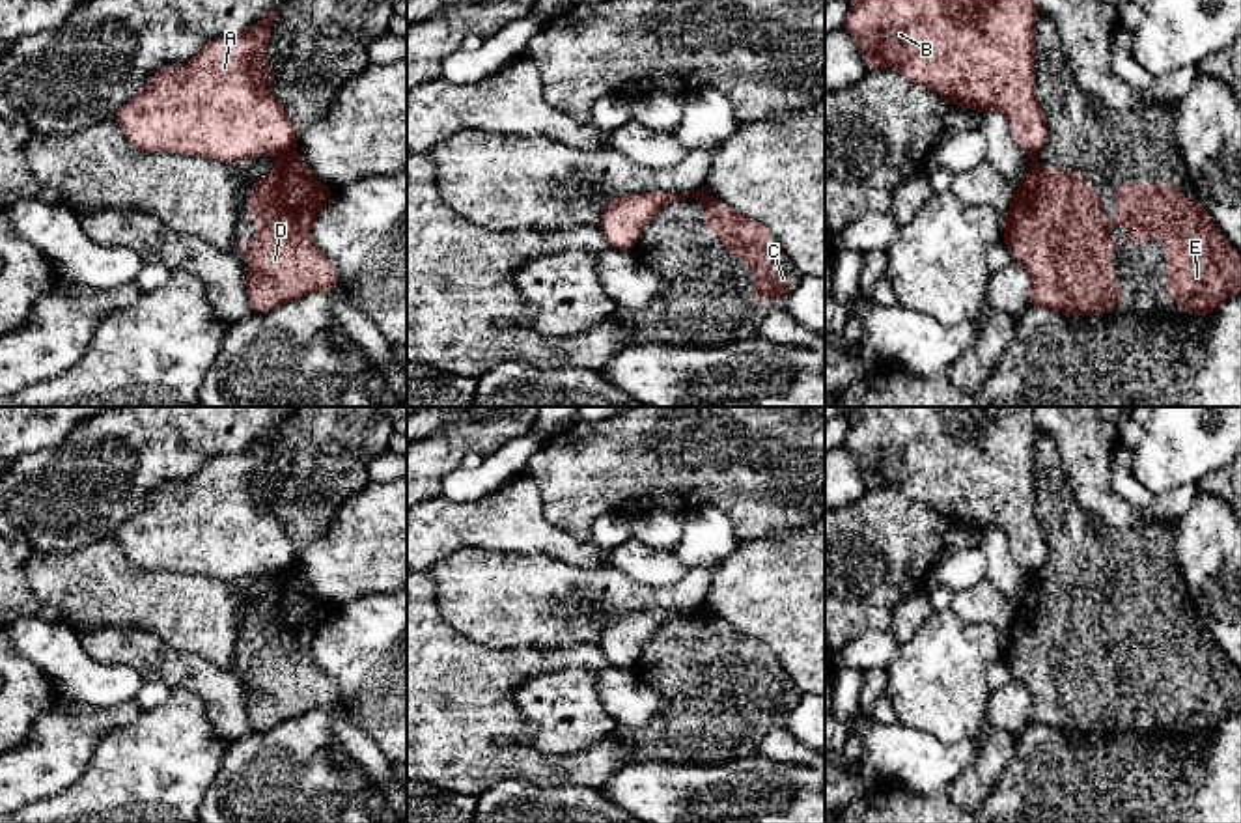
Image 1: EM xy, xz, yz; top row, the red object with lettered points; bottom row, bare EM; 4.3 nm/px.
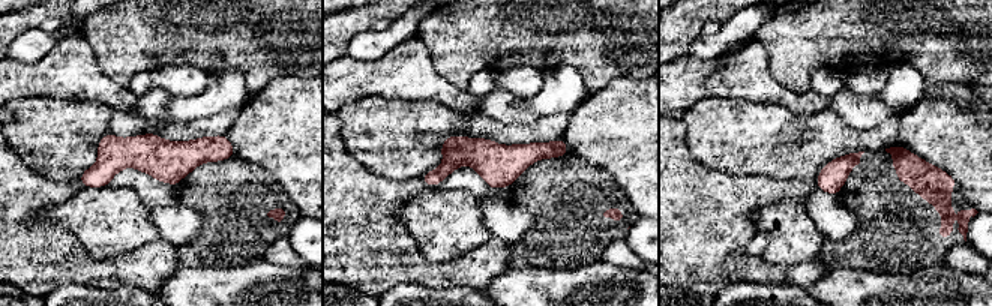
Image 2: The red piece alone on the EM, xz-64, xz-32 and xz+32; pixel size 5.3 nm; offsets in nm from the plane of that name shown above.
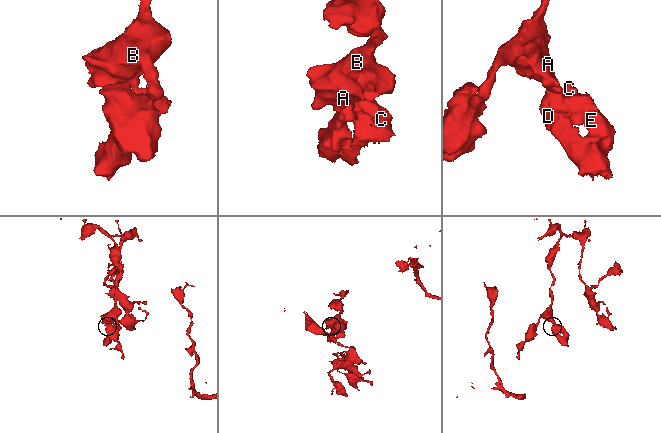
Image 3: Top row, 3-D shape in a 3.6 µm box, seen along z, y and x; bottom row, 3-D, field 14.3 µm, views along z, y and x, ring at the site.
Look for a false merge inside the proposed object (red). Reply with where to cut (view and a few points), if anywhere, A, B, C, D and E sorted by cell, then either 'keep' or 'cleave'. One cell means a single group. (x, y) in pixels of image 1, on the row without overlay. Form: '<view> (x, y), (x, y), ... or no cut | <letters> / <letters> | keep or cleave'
xz (708, 613), (695, 616) | A B / C D E | cleave

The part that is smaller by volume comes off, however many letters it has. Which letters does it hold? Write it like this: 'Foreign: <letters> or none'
Foreign: C, D, E

